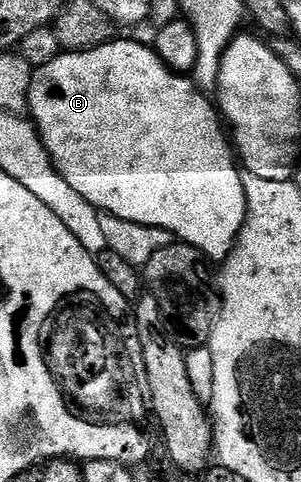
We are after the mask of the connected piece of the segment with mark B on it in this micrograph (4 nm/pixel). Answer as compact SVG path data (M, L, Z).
M114 39L97 49L82 49L80 53L62 51L51 63L40 66L33 74L33 82L29 88L28 112L31 120L37 126L37 134L53 165L91 203L102 213L110 213L119 219L127 219L131 223L143 223L151 227L163 227L163 231L171 231L178 242L195 247L201 252L206 262L224 263L237 241L239 231L245 222L245 192L243 191L242 170L239 168L238 158L235 156L234 146L227 136L226 126L215 108L214 102L209 101L204 92L198 88L196 82L184 73L178 73L165 65L163 59L153 47L148 44L140 45L137 41L121 41Z

